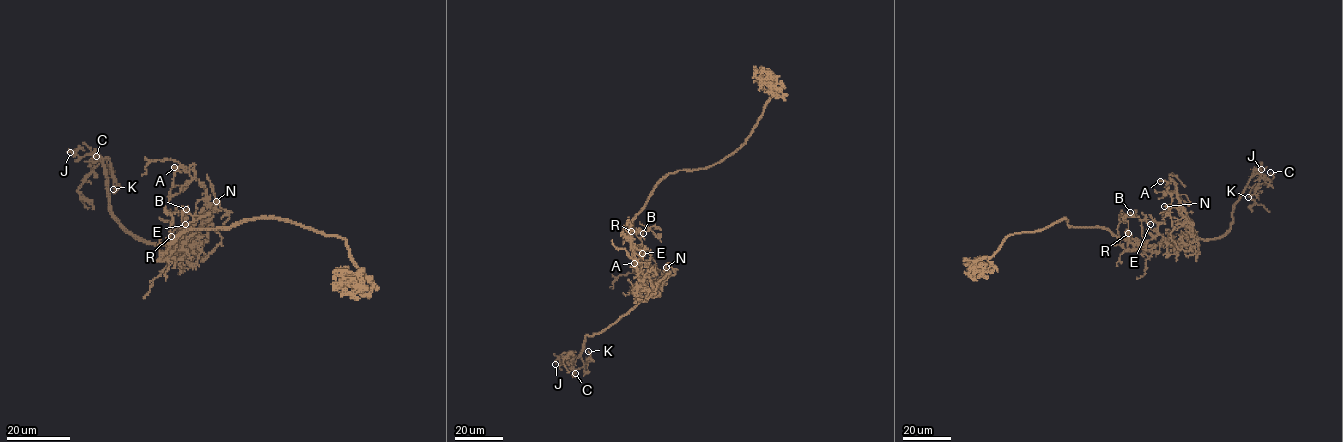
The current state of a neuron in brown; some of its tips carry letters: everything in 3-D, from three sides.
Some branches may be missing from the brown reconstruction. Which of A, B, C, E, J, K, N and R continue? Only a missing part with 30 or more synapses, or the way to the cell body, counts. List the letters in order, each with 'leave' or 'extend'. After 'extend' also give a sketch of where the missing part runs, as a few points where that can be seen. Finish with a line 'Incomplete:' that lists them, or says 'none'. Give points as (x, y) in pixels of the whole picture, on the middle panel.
A: leave
B: leave
C: extend
E: leave
J: leave
K: leave
N: leave
R: leave
Incomplete: C

